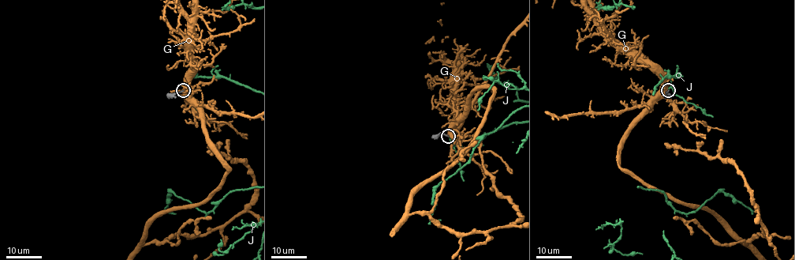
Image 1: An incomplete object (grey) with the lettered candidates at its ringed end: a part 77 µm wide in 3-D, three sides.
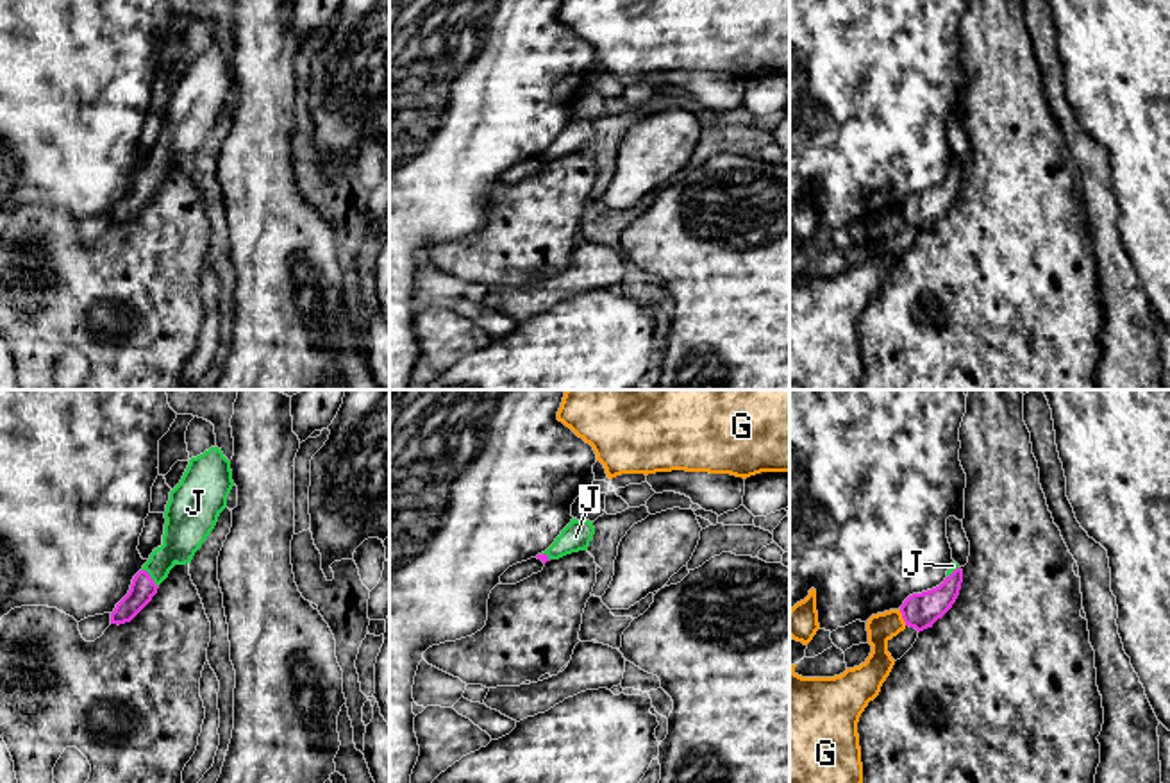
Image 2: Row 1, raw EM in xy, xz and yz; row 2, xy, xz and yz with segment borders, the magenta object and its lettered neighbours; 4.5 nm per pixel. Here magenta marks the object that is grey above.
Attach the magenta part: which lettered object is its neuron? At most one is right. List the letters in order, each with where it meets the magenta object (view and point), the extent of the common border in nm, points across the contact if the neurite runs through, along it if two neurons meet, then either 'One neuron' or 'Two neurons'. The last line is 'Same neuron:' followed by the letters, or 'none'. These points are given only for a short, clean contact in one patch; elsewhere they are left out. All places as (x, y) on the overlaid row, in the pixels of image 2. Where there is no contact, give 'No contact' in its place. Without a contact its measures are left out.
G: Touches magenta at yz (902, 617). Shared border 80 nm. Boundary: yz (899, 610), (906, 624). Two neurons
J: Touches magenta at xy (150, 578). Shared border 120 nm. Path across: xy (143, 589), (150, 578), (184, 535). One neuron
Same neuron: J

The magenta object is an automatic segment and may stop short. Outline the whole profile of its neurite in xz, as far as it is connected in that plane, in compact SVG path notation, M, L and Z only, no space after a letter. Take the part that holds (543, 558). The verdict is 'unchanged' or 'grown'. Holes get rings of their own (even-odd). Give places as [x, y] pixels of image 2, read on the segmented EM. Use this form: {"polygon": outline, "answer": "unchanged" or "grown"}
{"polygon": "M572 518L572 522L561 531L556 542L536 558L547 563L572 552L588 551L593 535L593 522Z", "answer": "grown"}

